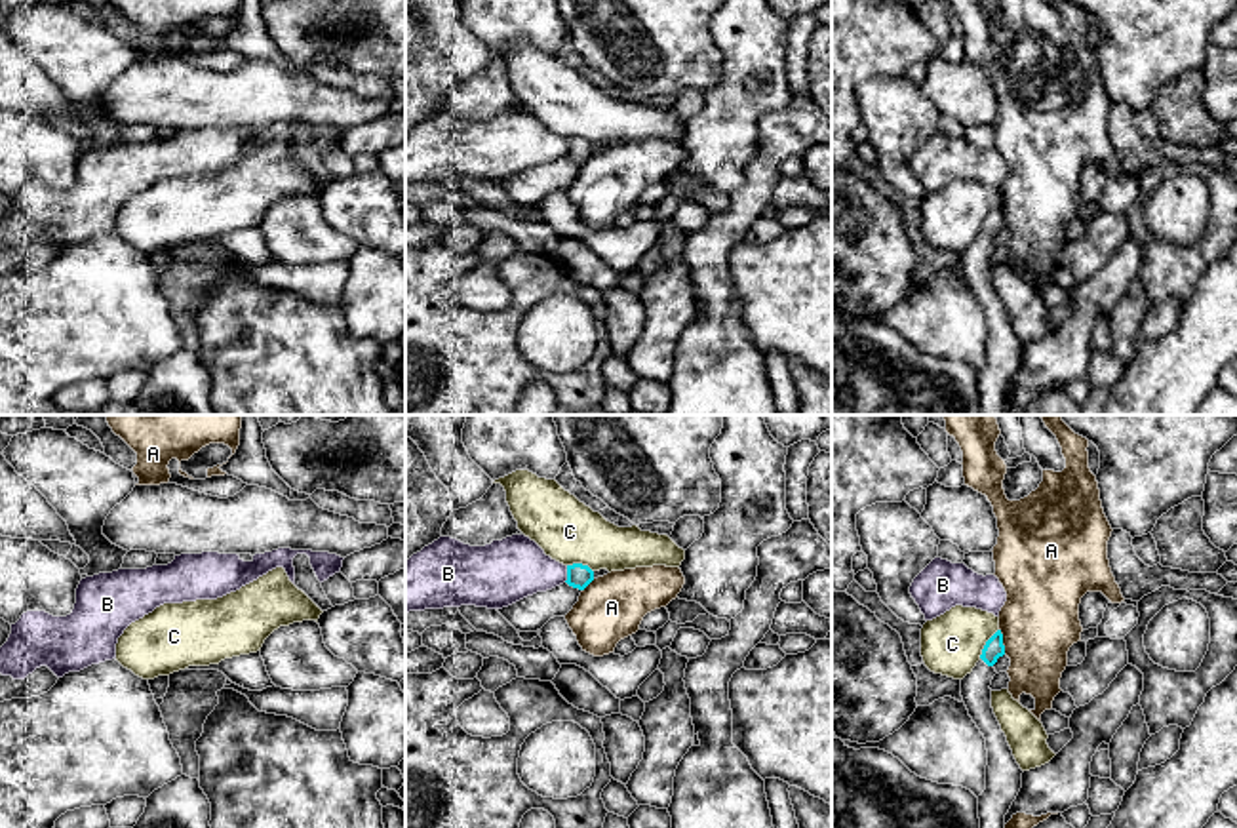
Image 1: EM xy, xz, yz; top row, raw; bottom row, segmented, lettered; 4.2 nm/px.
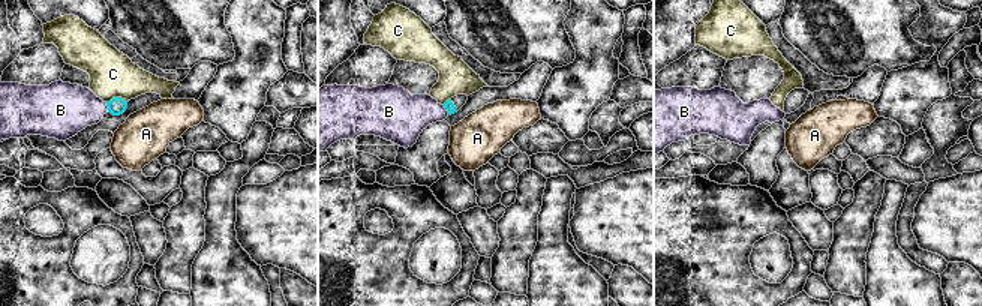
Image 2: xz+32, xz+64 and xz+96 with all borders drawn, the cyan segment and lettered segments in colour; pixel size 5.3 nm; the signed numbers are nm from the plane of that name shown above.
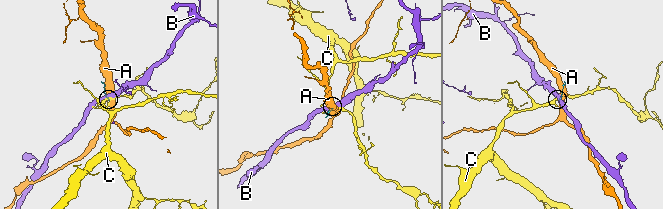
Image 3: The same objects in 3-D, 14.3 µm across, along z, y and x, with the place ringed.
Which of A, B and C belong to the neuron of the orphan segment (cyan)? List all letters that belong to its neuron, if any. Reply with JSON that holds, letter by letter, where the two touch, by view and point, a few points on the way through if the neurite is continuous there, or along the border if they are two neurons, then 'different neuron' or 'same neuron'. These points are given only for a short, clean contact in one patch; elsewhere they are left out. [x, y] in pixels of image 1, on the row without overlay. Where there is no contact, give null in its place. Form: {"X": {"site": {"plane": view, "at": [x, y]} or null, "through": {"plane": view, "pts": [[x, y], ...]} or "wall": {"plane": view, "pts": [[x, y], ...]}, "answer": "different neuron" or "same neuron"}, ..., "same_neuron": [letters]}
{"A": {"site": {"plane": "yz", "at": [1001, 216]}, "answer": "different neuron"}, "B": {"site": {"plane": "xz", "at": [568, 147]}, "wall": {"plane": "xz", "pts": [[568, 139], [564, 155]]}, "answer": "different neuron"}, "C": {"site": {"plane": "yz", "at": [986, 217]}, "wall": {"plane": "yz", "pts": [[998, 202], [979, 231]]}, "answer": "different neuron"}, "same_neuron": []}

